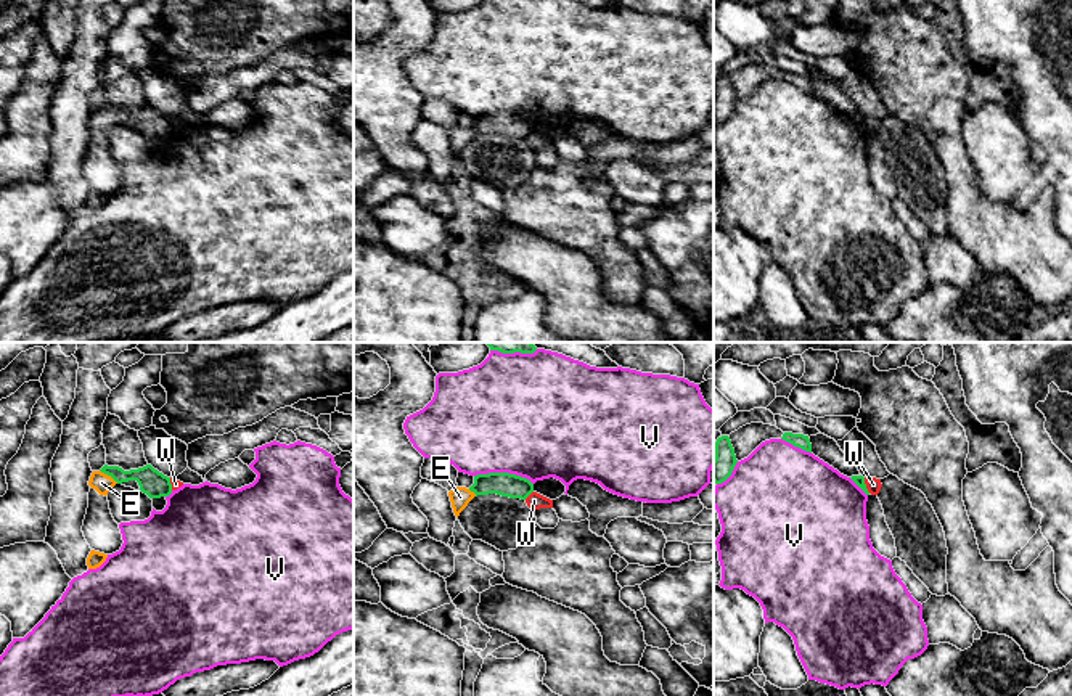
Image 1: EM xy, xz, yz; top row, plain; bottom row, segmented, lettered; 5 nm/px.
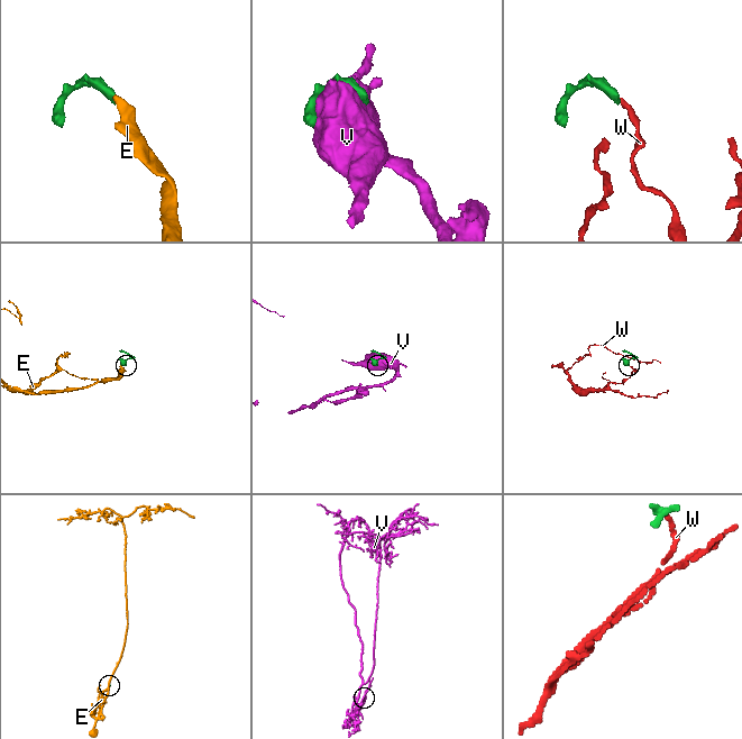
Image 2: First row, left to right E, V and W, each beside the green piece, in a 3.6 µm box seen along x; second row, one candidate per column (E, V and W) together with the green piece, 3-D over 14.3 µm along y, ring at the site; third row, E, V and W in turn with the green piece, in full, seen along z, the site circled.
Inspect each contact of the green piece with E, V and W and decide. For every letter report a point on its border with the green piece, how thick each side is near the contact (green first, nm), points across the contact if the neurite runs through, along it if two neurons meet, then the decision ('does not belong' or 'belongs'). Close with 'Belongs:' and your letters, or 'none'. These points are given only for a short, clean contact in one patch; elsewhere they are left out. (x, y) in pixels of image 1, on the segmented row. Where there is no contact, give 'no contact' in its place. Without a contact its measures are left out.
E: contact xy (110, 474); calibres 140 and 100 nm; way xy (155, 484), (142, 474), (110, 474), (102, 483); belongs
V: contact xz (503, 473); calibres 120 and 500 nm; does not belong
W: contact yz (865, 486); calibres 50 and 70 nm; border yz (863, 478), (865, 487), (870, 492); does not belong
Belongs: E

